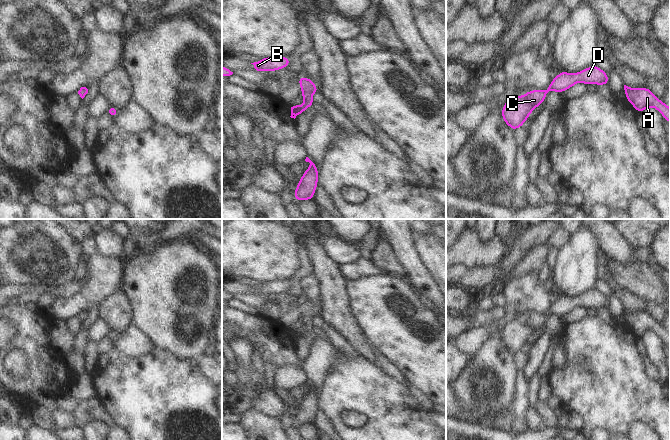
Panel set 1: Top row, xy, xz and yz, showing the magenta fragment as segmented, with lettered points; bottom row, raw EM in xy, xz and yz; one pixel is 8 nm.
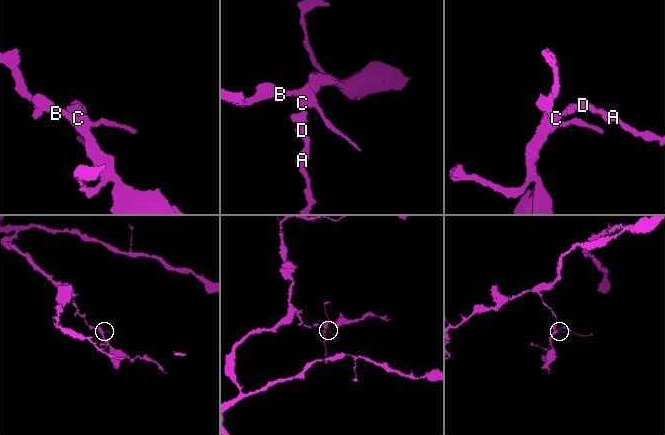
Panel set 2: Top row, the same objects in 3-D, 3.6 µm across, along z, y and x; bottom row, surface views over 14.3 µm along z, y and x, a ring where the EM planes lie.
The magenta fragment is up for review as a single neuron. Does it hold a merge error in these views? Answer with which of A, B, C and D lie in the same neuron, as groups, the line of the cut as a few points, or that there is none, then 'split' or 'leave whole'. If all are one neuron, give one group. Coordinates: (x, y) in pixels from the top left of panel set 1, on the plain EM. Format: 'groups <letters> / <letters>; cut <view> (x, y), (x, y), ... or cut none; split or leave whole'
groups A B C D; cut none; leave whole

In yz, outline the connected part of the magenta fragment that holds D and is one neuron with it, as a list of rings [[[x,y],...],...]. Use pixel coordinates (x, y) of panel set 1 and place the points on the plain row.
[[[597,289],[590,290],[577,297],[559,295],[546,314],[530,314],[523,320],[509,321],[501,336],[504,346],[515,355],[523,350],[532,335],[541,329],[548,316],[556,315],[559,318],[573,311],[576,307],[608,309],[609,303],[605,295]]]

